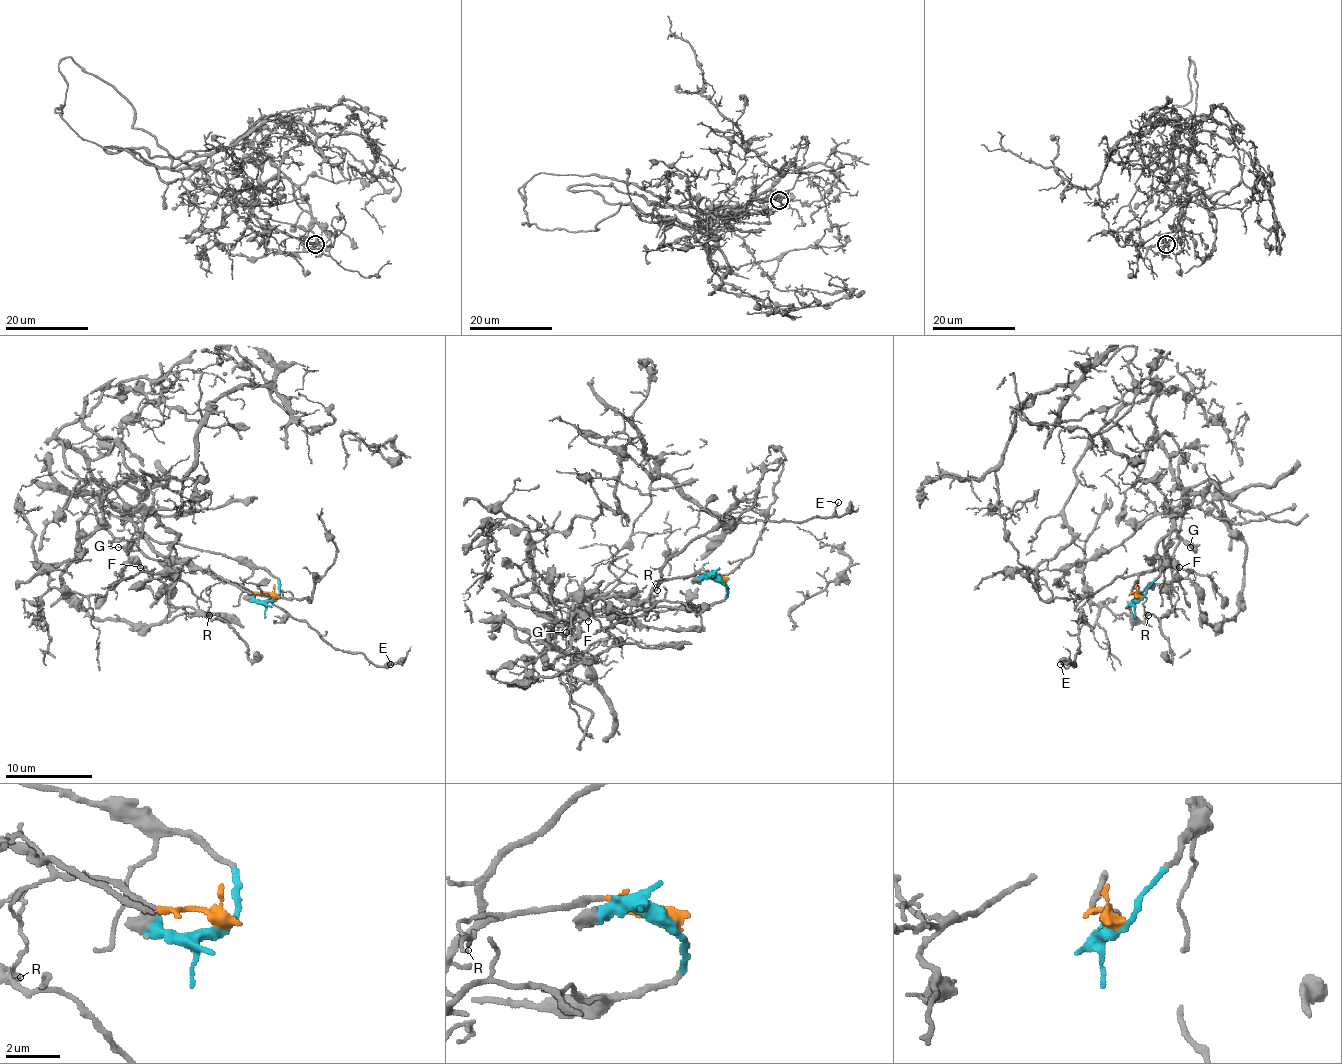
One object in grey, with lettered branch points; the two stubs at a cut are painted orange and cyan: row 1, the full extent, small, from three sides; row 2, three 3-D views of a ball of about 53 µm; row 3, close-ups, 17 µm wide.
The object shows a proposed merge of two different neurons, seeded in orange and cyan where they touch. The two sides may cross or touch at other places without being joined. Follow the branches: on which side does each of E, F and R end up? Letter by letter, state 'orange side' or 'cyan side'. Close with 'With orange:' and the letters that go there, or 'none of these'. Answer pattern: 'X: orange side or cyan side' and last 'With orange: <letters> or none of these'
E: orange side
F: orange side
R: orange side
With orange: E, F, R

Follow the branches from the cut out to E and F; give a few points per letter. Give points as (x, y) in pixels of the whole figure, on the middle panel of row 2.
E: (722, 582), (717, 578), (693, 573), (665, 580), (660, 569), (724, 519), (752, 523), (829, 516), (837, 501)
F: (722, 582), (702, 573), (669, 578), (639, 602), (630, 597), (597, 597), (586, 606), (578, 606), (588, 621)

